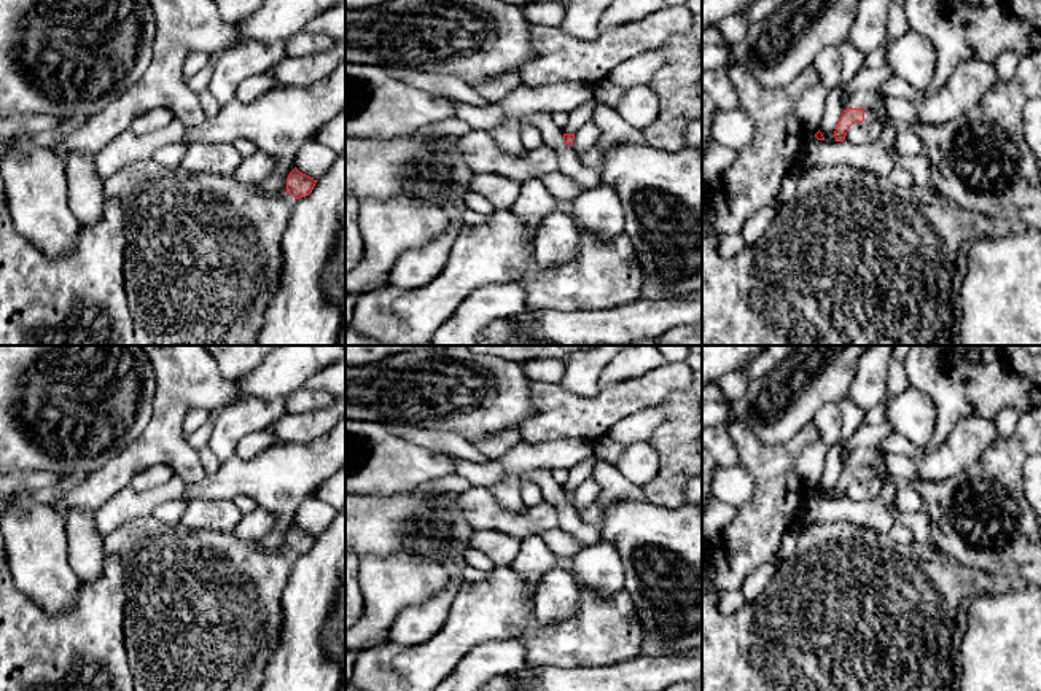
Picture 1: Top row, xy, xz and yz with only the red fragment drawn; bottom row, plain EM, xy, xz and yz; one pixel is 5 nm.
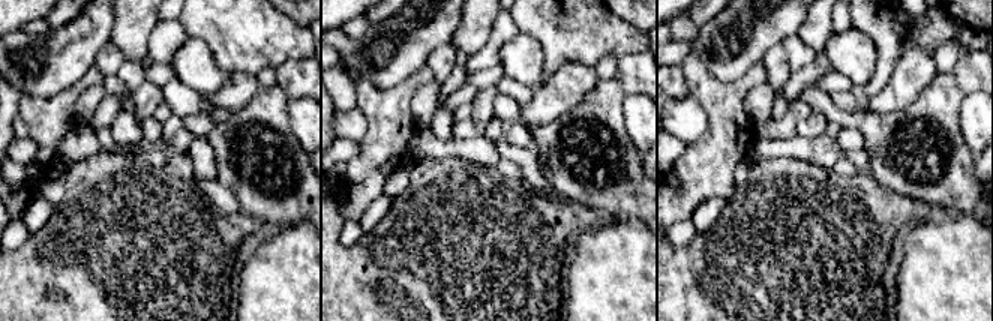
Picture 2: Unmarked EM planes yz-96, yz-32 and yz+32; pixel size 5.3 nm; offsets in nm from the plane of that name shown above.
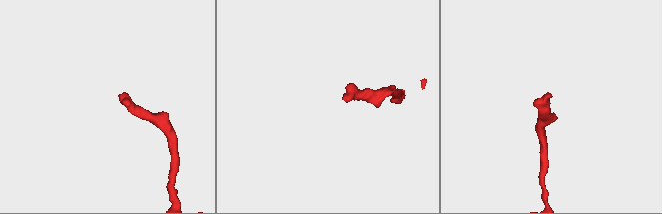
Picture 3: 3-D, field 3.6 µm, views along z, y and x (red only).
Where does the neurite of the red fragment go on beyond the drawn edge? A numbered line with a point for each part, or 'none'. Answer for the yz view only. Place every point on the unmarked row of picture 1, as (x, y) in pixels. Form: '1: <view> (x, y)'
1: yz (871, 473)

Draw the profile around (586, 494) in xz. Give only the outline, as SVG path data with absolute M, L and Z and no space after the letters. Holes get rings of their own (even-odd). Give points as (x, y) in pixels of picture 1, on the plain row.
M589 478L586 479L576 490L573 497L573 508L578 511L578 514L586 509L589 505L595 503L600 492L600 486L595 482L595 479Z

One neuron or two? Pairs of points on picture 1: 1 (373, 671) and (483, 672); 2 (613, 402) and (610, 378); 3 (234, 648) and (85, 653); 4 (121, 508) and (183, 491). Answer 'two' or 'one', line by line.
1: two
2: two
3: two
4: one

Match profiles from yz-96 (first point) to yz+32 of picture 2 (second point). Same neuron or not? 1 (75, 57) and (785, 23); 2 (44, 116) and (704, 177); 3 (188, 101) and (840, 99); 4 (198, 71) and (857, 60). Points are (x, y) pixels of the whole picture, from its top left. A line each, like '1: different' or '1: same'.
1: same
2: same
3: different
4: same

